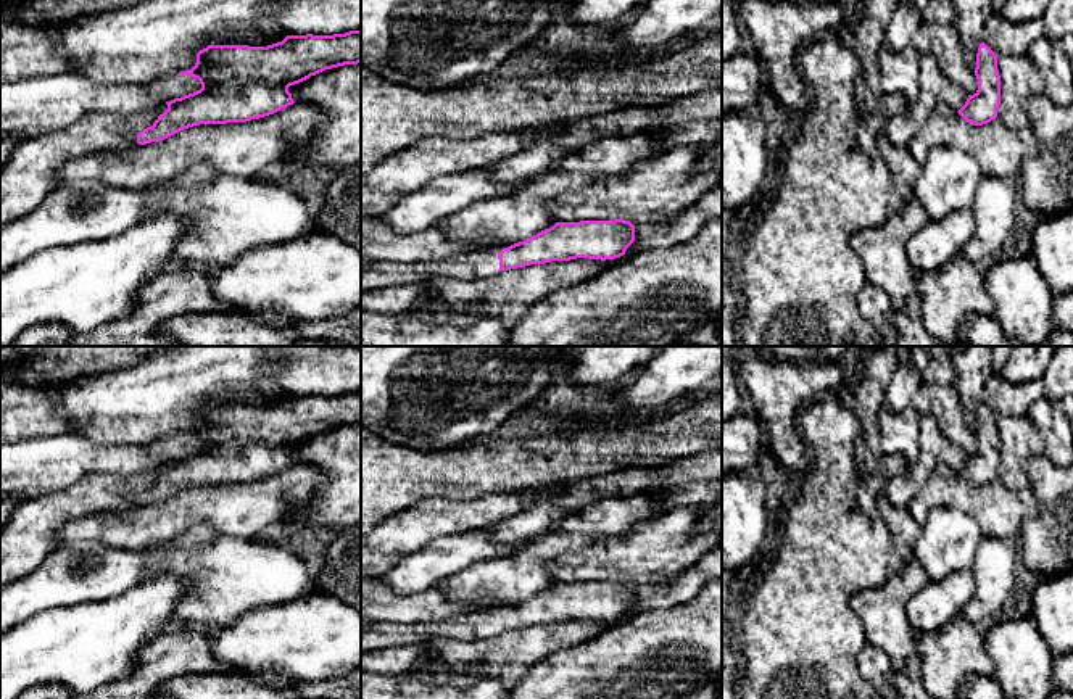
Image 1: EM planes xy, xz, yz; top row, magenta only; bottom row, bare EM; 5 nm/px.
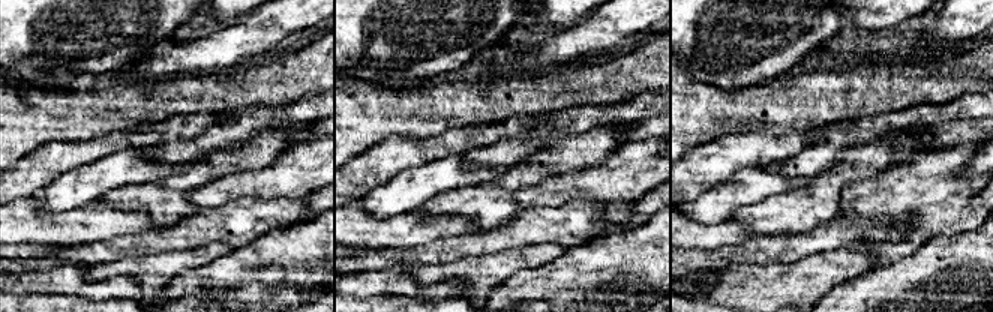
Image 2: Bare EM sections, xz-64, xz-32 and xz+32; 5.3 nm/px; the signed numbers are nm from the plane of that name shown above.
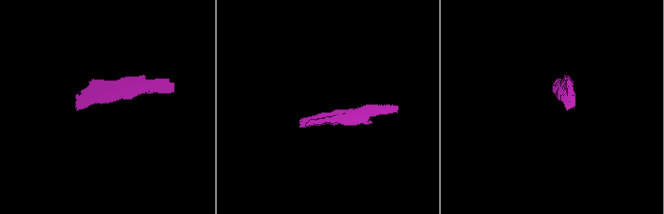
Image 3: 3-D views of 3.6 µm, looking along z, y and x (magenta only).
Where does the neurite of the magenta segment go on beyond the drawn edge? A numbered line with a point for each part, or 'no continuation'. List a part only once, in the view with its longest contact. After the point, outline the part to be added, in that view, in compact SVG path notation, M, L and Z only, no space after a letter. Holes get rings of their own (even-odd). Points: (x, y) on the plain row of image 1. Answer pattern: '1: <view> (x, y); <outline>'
1: xz (477, 624); M511 606L469 610L437 623L369 623L361 628L361 654L396 646L416 646L432 638L472 641L499 633L498 614Z

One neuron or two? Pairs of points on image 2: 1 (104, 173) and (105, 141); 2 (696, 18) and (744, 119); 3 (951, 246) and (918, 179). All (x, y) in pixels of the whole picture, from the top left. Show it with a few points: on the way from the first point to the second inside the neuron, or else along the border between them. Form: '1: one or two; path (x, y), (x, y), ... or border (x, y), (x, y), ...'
1: one; path (104, 165), (105, 149)
2: two; border (698, 78), (729, 90), (765, 81)
3: two; border (977, 227), (956, 234), (930, 236), (914, 251)

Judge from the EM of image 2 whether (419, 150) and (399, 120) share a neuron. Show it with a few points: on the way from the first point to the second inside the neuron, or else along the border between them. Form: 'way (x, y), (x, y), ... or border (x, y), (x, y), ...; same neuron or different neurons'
border (444, 132), (435, 137), (387, 137), (375, 146); different neurons

